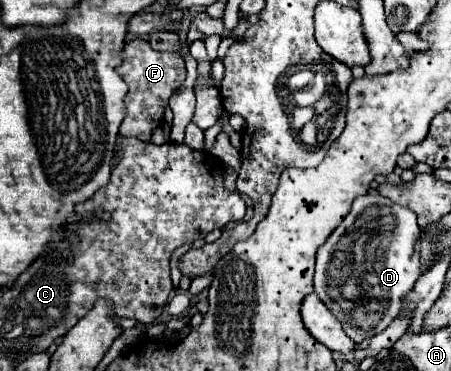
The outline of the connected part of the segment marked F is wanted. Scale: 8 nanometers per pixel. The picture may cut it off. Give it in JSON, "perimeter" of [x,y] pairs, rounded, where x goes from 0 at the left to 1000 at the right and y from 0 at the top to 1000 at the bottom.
{"perimeter":[[[319,105],[284,111],[271,137],[271,159],[275,159],[275,170],[262,181],[262,197],[271,202],[271,213],[279,213],[288,240],[284,240],[284,256],[275,261],[284,305],[266,337],[266,364],[333,380],[337,353],[355,337],[368,272],[412,213],[408,159],[390,143],[341,137],[333,127],[333,116]]]}

